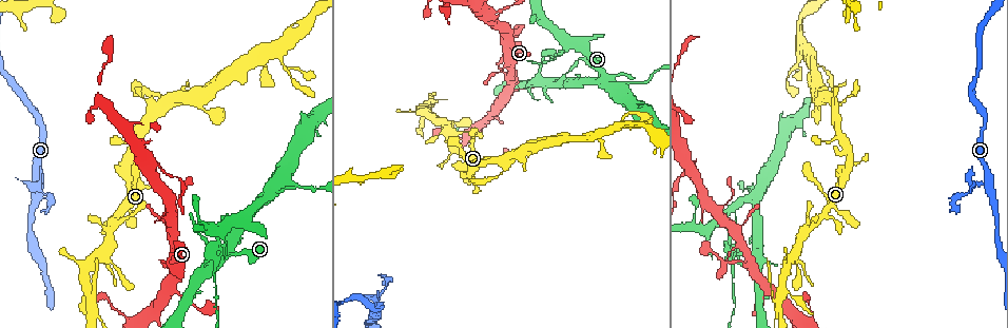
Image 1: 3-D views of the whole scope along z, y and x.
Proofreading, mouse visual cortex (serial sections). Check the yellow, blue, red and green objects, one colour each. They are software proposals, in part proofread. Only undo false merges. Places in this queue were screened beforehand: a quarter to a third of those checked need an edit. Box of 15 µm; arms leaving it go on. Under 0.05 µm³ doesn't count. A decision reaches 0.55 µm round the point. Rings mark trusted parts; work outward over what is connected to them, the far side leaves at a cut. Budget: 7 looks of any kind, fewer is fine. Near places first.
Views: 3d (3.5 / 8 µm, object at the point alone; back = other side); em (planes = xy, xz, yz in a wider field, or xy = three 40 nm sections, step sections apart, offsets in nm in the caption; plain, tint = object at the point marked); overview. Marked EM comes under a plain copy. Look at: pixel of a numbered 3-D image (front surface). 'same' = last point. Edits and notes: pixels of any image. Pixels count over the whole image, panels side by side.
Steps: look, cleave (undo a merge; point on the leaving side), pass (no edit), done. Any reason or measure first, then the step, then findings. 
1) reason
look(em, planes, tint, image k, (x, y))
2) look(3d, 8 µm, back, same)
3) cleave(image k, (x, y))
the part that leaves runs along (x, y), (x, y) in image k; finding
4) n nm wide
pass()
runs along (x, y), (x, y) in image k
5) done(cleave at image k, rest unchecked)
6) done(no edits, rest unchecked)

calibre changes
look(3d, 8 µm, image 1, (288, 180))

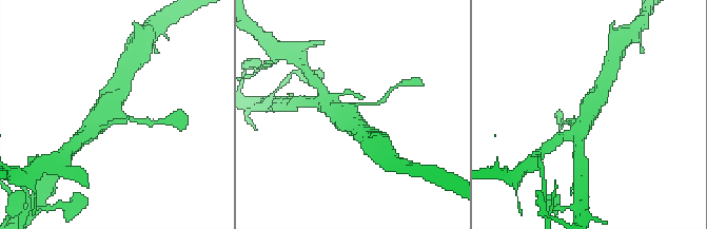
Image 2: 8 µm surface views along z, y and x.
shape alone is not enough
look(em, xy, step 3, tint, image 2, (117, 114))

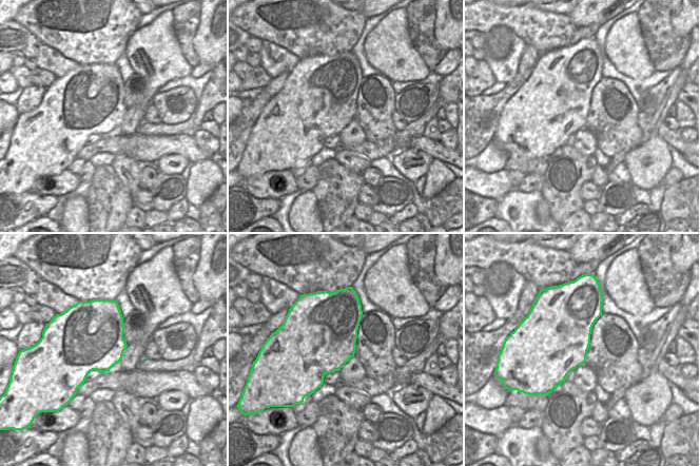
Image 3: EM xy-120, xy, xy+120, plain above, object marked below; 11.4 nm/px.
pass()
runs along (91, 129), (119, 93), (121, 81) in image 2; all the same cell

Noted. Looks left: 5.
a fork
look(3d, 3.5 µm, image 1, (285, 66))

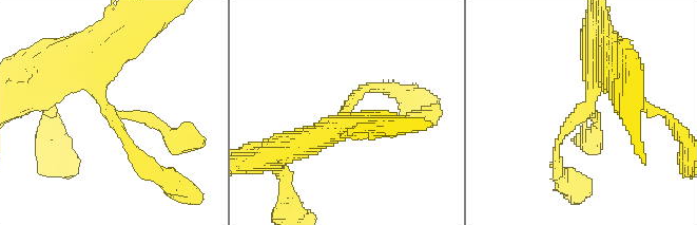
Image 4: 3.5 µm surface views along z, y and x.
3 arms; arms of 150, 150, 350 nm
look(em, xy, step 2, tint, image 4, (344, 111))

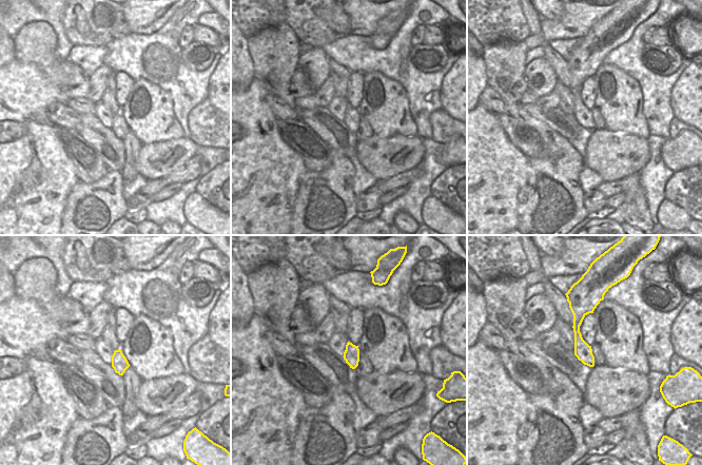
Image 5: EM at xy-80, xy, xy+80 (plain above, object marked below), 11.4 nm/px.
190 nm wide
pass()
runs along (582, 308), (578, 340), (591, 363) in image 5; one cell here

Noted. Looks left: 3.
two arms in line, one across
look(3d, 3.5 µm, image 1, (150, 166))

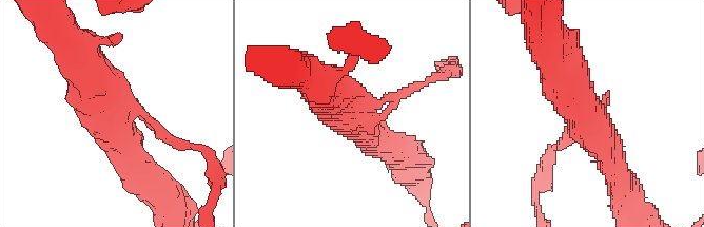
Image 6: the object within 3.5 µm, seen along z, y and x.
3 arms; arms of 150, 400, 600 nm
look(em, planes, tint, image 6, (360, 106))

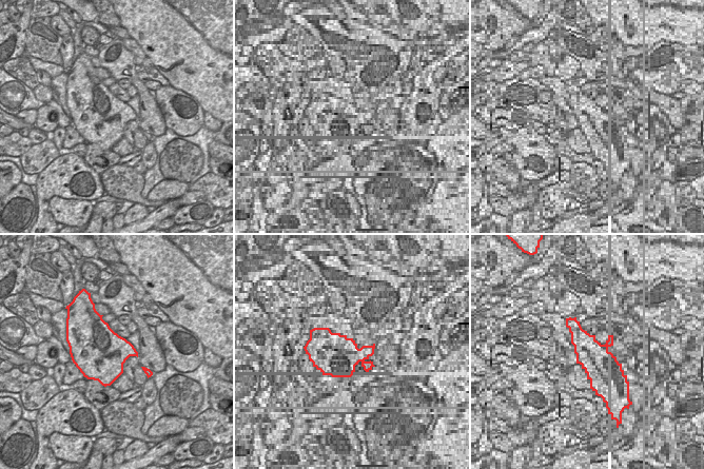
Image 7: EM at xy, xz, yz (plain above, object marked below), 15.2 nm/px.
cleave(image 6, (176, 145))
the part that leaves runs along (150, 118), (178, 145), (201, 148), (217, 180) in image 6; a second cell is stuck on

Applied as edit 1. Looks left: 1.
done(cleave at image 6, rest unchecked)

